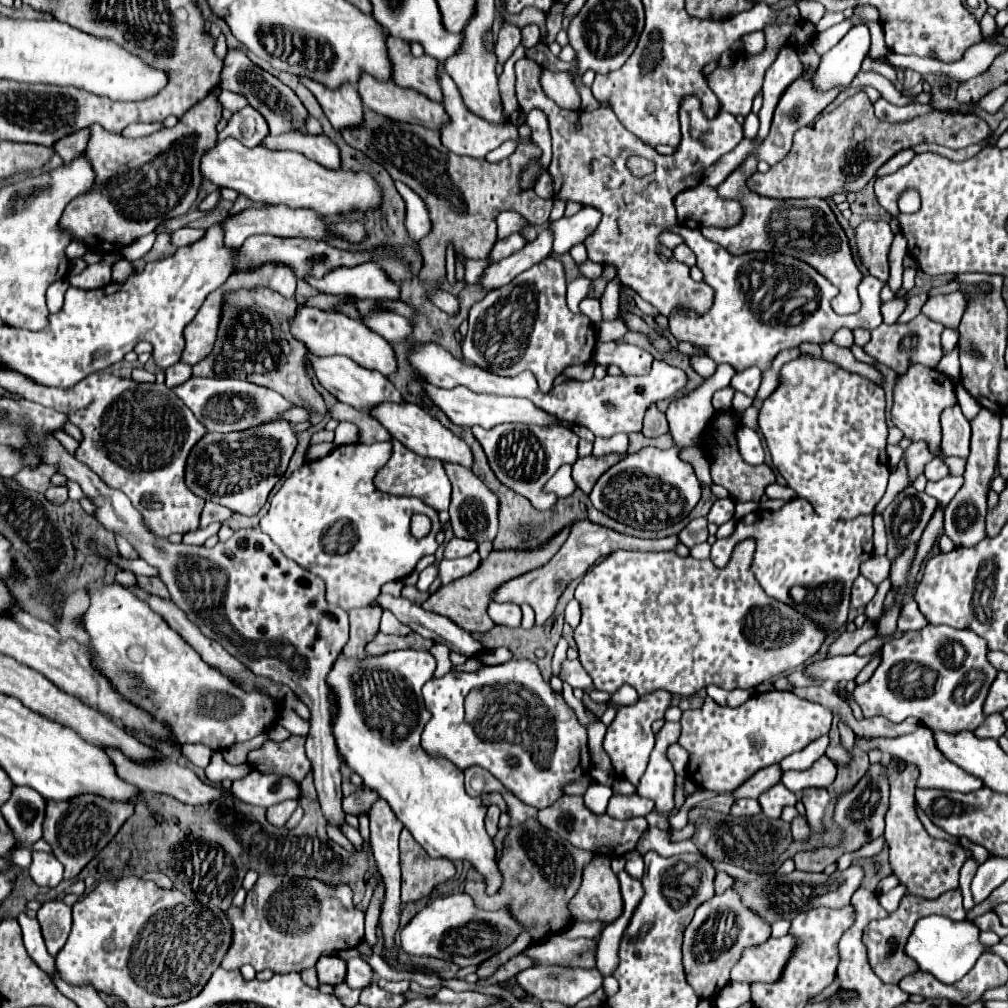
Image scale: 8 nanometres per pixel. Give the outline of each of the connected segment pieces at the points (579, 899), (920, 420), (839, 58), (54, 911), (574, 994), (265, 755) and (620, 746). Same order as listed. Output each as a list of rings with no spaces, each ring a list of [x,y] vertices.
[[[596,855],[584,869],[582,887],[570,899],[570,919],[610,923],[622,915],[622,893],[616,873],[610,869],[610,859]]]
[[[910,365],[904,375],[898,375],[898,381],[894,385],[894,403],[890,409],[890,419],[892,423],[904,433],[906,439],[910,441],[924,441],[930,447],[930,453],[934,457],[940,455],[940,439],[942,439],[942,429],[940,429],[940,413],[946,407],[954,407],[956,393],[954,393],[954,381],[946,377],[944,373],[922,367],[922,365]]]
[[[864,25],[850,29],[844,39],[832,47],[826,55],[822,55],[818,71],[814,75],[814,87],[818,91],[828,91],[834,87],[846,89],[868,53],[870,47],[870,33]]]
[[[48,901],[40,907],[38,921],[48,953],[58,955],[72,929],[72,907],[68,907],[64,901]]]
[[[534,965],[516,975],[520,987],[536,1001],[560,1001],[576,1005],[602,985],[598,969],[554,969],[550,965]]]
[[[292,735],[286,741],[264,741],[260,749],[248,753],[248,765],[260,773],[284,773],[292,779],[302,781],[310,771],[310,761],[304,753],[306,737]]]
[[[654,691],[648,693],[644,697],[640,697],[634,705],[628,707],[620,707],[616,713],[616,719],[612,721],[612,725],[606,731],[606,739],[604,739],[604,749],[612,759],[614,767],[624,767],[624,777],[630,783],[638,783],[642,773],[646,771],[648,765],[648,755],[654,749],[654,733],[652,733],[652,723],[656,719],[662,719],[666,709],[670,707],[672,695],[668,691]]]

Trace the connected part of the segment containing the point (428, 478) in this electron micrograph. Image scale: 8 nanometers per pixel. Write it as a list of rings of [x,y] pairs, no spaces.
[[[392,441],[394,451],[390,461],[376,473],[374,477],[374,485],[384,491],[384,493],[392,493],[392,495],[412,495],[412,497],[420,497],[426,501],[426,505],[430,505],[436,511],[446,511],[450,505],[450,493],[452,493],[452,485],[444,473],[444,465],[440,459],[430,459],[430,457],[420,457],[414,455],[410,449],[406,449],[400,441]]]

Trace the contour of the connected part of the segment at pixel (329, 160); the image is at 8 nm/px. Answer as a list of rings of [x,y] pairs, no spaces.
[[[290,131],[278,137],[268,135],[264,145],[270,149],[294,149],[308,159],[314,159],[318,165],[326,169],[340,169],[340,149],[326,135],[300,135],[298,131]]]

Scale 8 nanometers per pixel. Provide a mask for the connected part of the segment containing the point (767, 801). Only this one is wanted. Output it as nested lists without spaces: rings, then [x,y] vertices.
[[[778,783],[778,785],[770,787],[766,793],[762,793],[760,799],[758,799],[758,803],[760,803],[762,813],[766,817],[778,819],[782,815],[782,809],[786,805],[796,805],[798,803],[798,797],[792,791],[788,791],[782,783]]]

